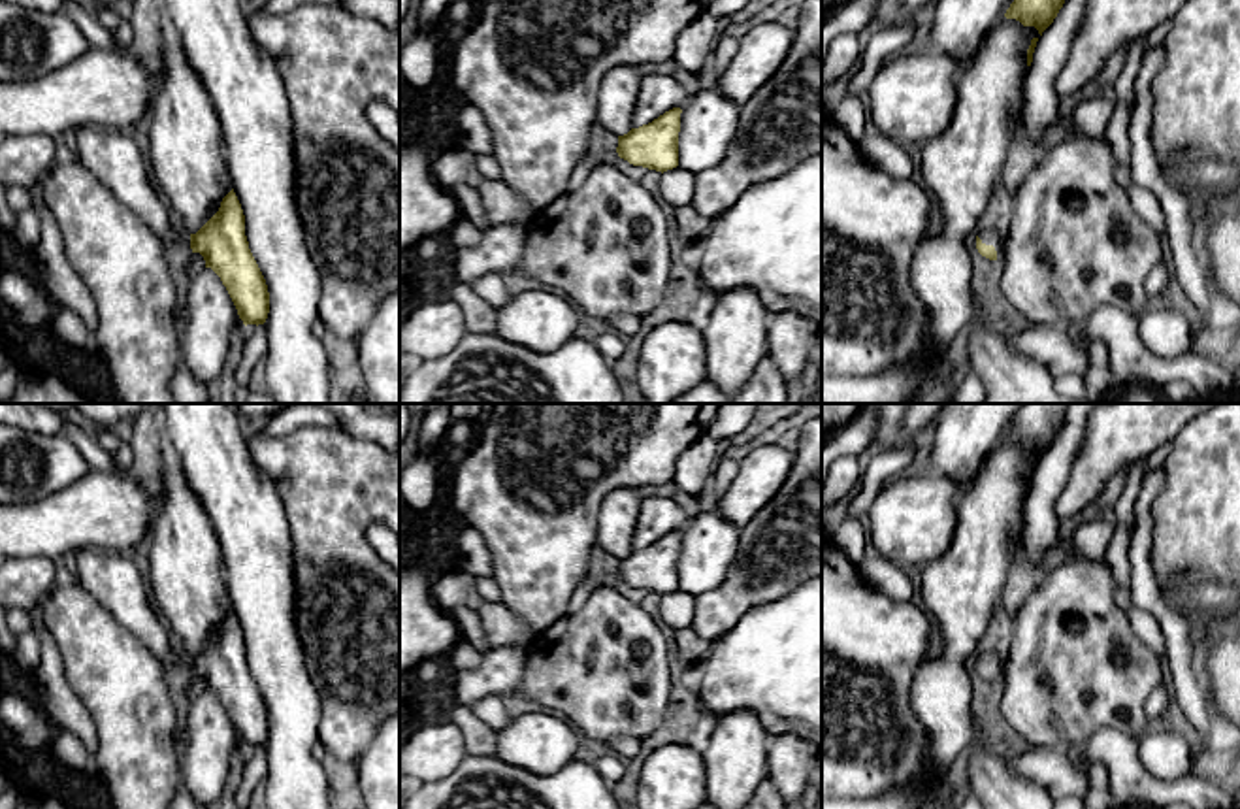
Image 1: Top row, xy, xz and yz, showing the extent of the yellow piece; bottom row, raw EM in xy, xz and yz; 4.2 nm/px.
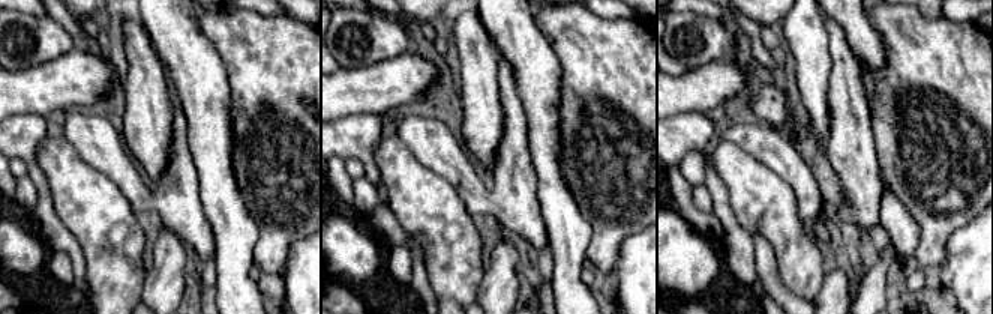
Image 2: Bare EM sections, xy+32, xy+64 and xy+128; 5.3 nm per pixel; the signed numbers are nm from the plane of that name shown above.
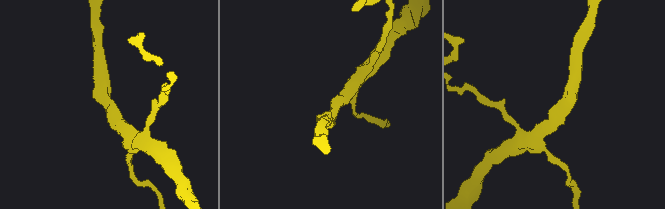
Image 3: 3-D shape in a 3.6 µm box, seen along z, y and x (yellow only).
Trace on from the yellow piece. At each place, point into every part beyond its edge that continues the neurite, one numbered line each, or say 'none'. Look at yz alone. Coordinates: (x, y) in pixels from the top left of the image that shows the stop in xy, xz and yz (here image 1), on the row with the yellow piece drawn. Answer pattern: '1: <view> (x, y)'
1: yz (988, 234)

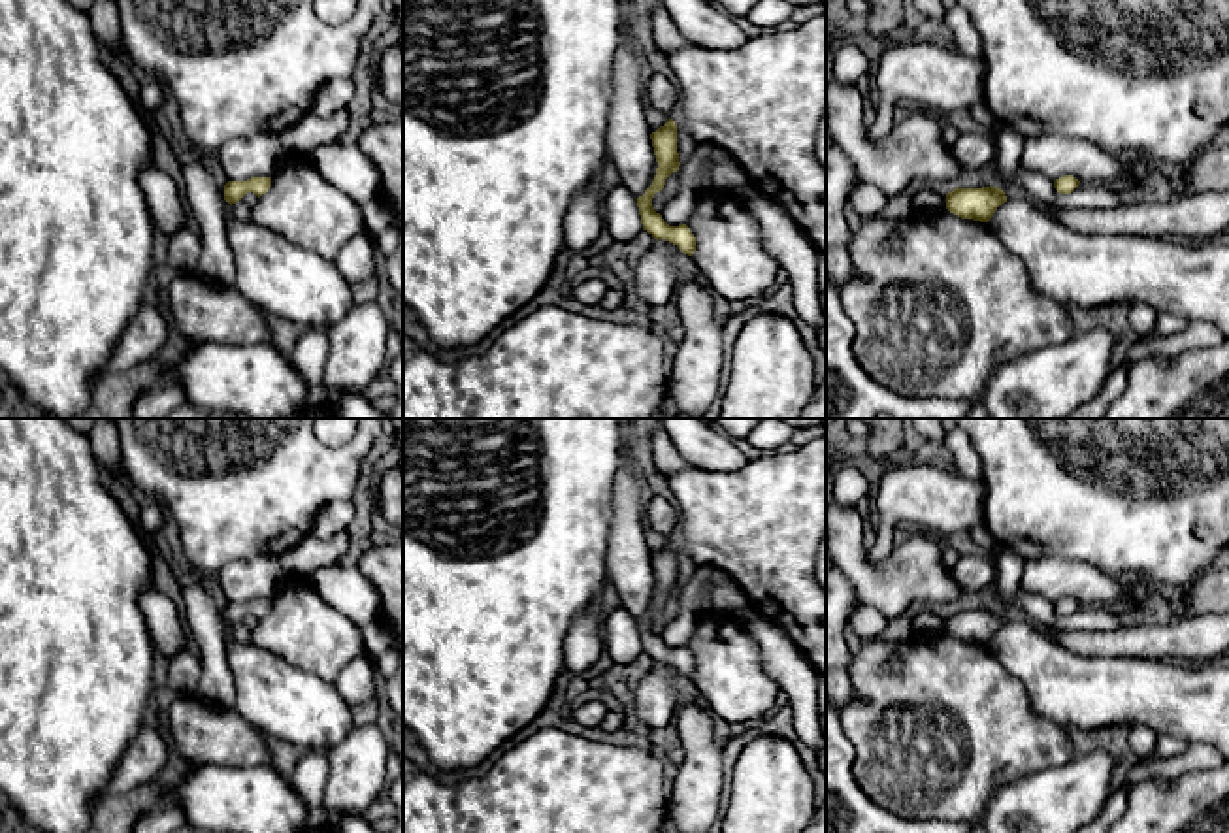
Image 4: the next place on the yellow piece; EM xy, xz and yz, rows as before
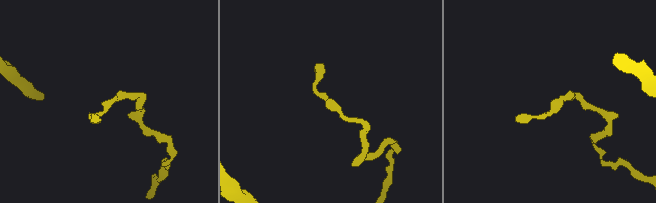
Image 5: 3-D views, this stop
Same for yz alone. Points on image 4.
none

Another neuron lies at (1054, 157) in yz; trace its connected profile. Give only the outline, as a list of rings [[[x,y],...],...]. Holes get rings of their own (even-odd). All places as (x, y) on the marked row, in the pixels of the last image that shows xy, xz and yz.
[[[1042,134],[1025,138],[1022,166],[1056,181],[1065,175],[1080,183],[1108,183],[1122,192],[1133,187],[1129,166],[1135,158],[1099,149],[1088,139]]]

